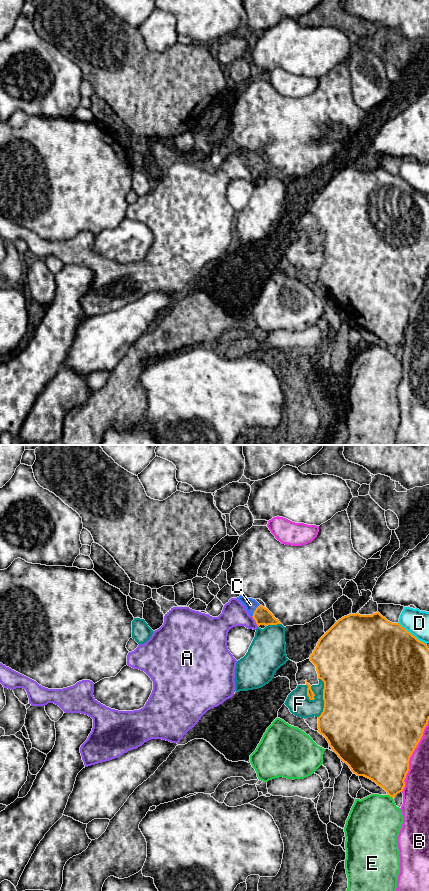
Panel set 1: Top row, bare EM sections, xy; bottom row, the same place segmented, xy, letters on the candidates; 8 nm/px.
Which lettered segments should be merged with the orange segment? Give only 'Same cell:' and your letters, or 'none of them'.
Same cell: C

